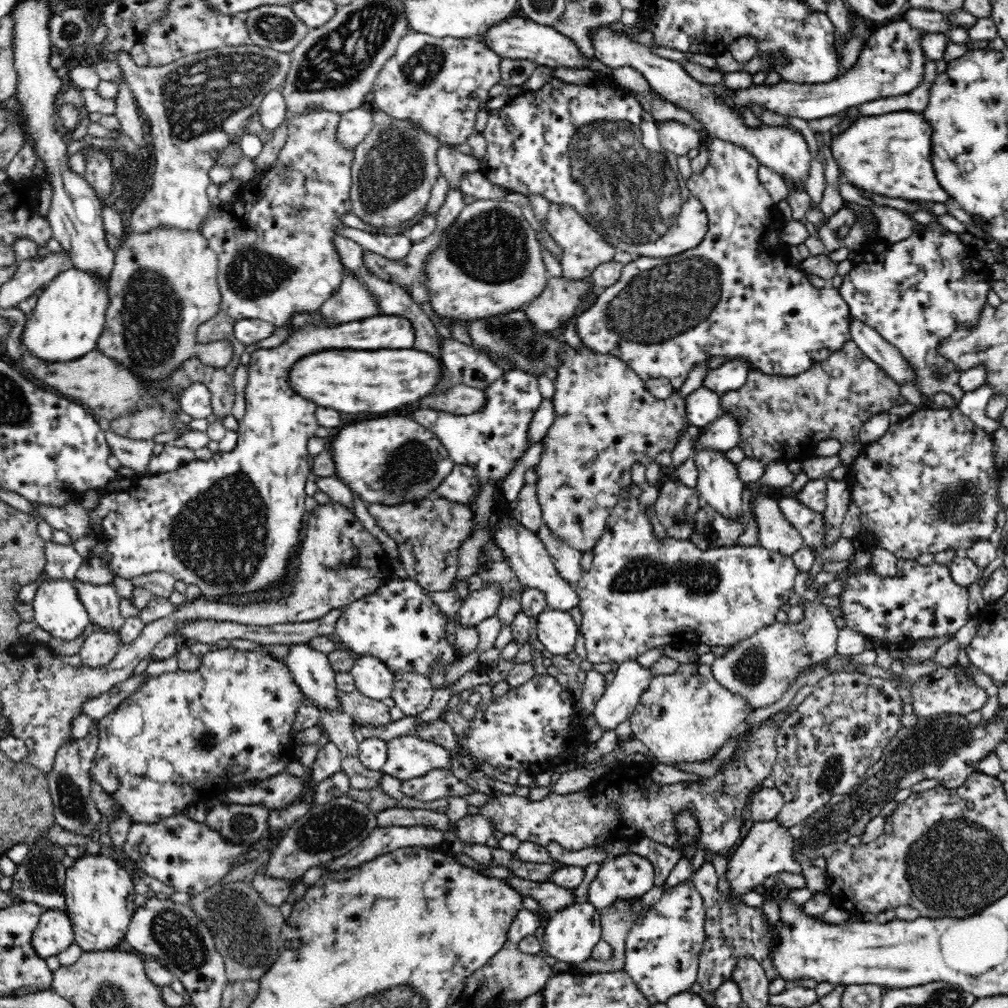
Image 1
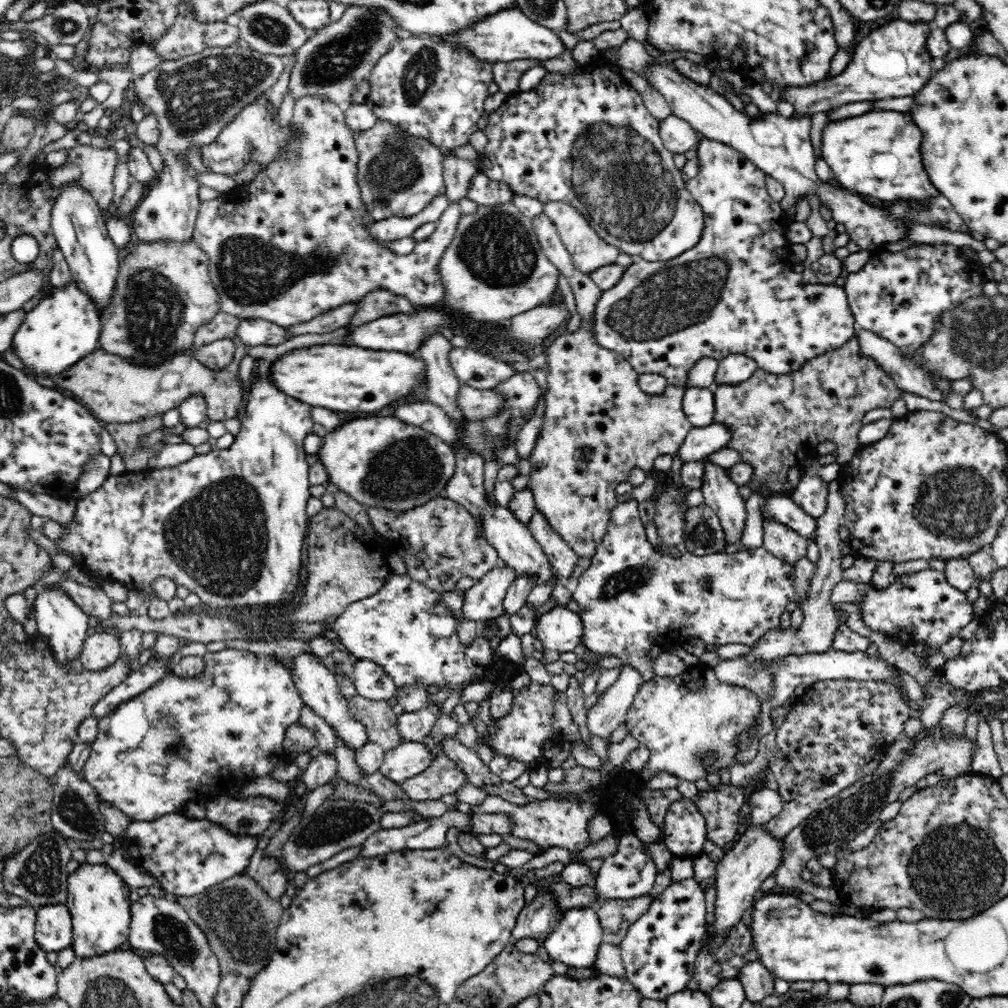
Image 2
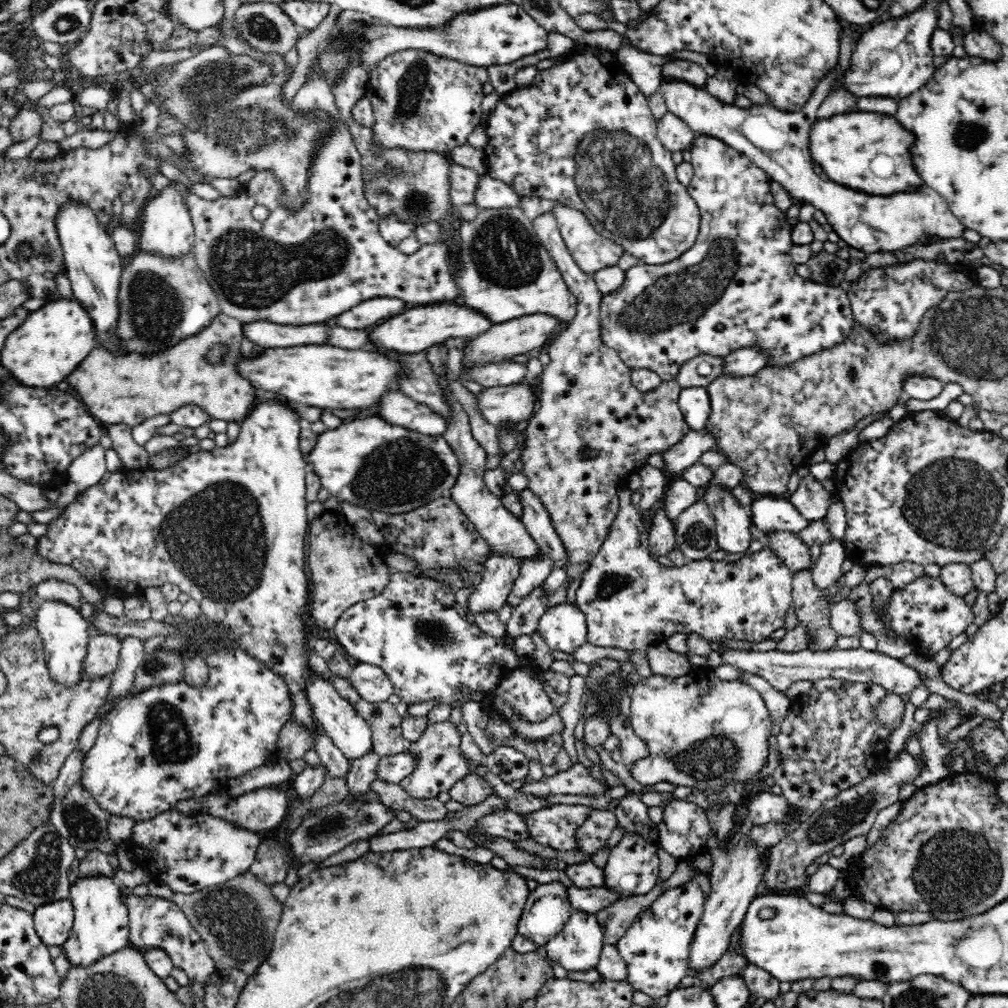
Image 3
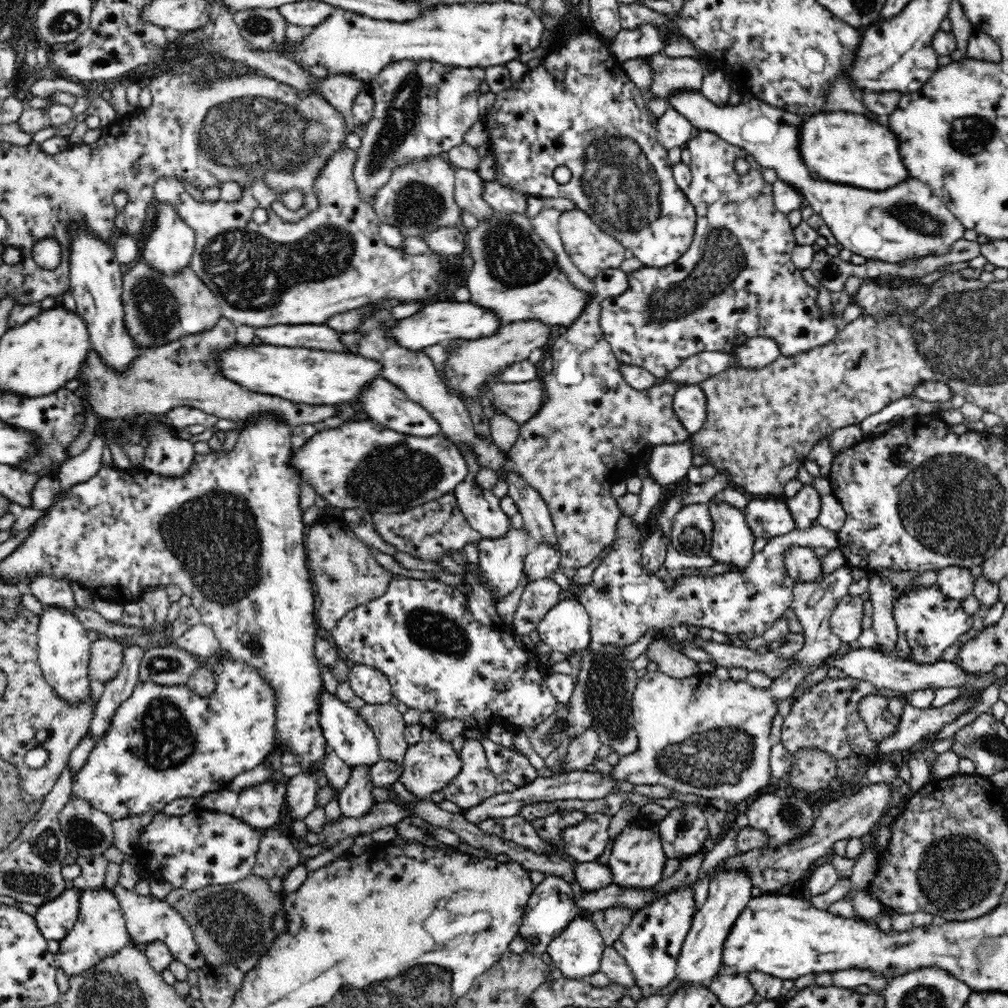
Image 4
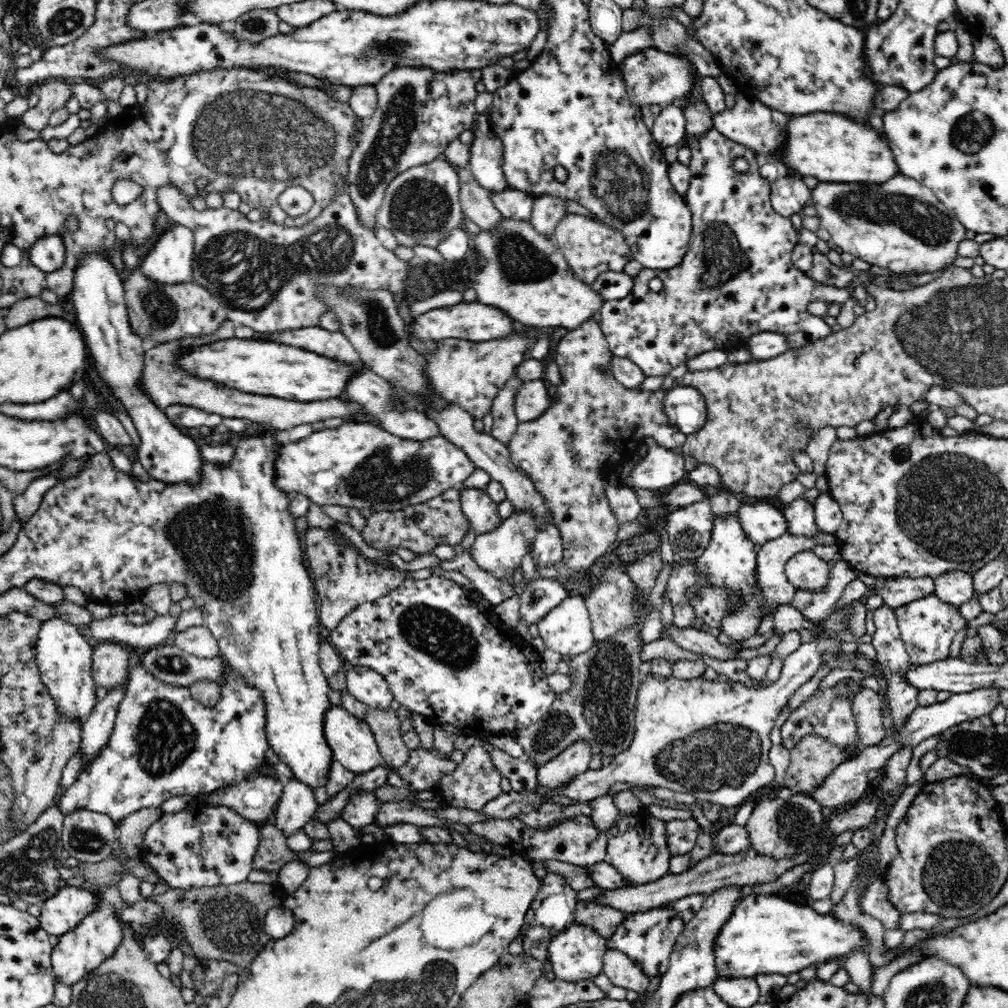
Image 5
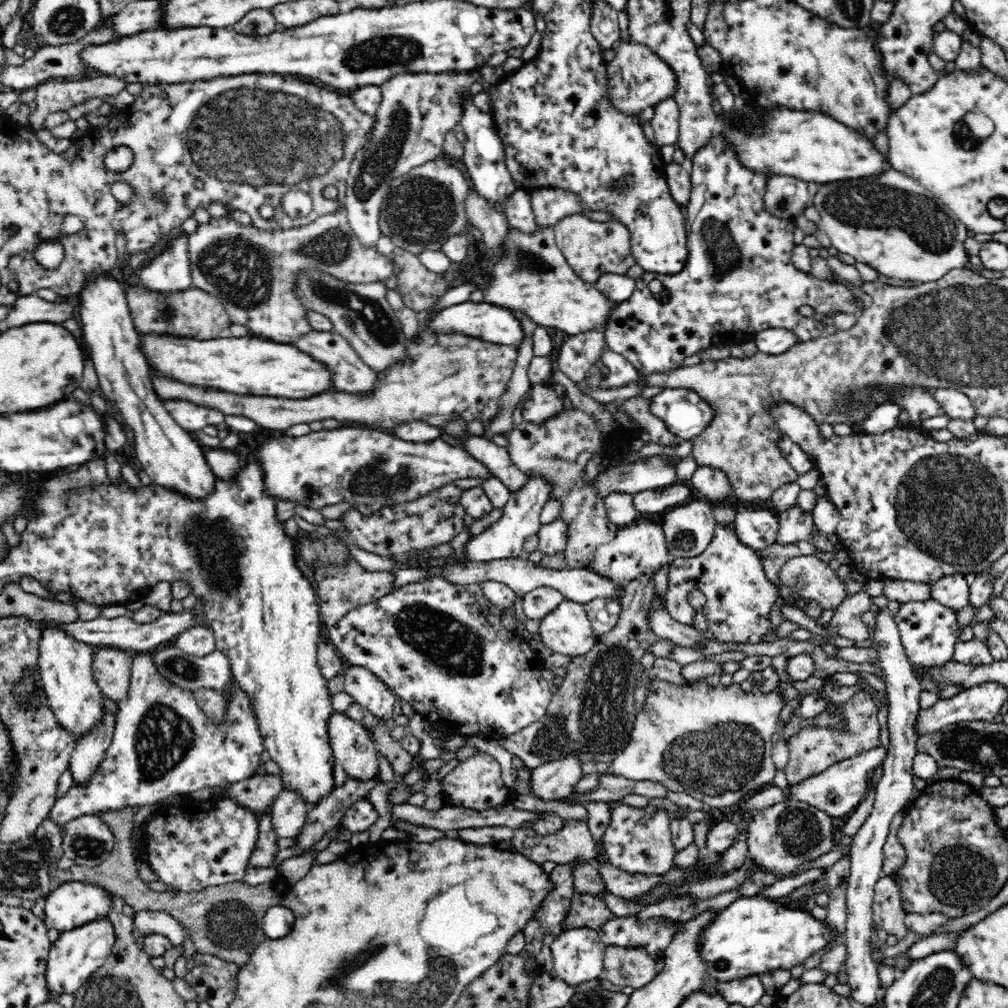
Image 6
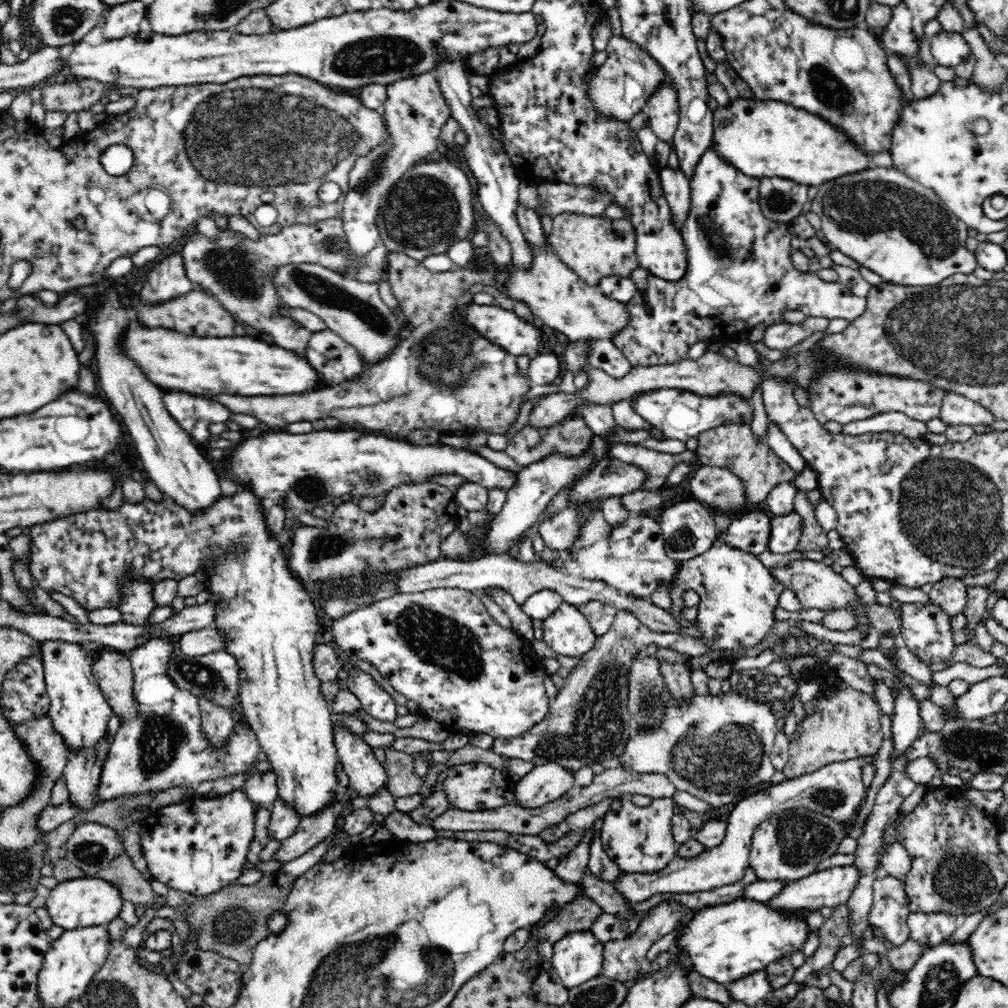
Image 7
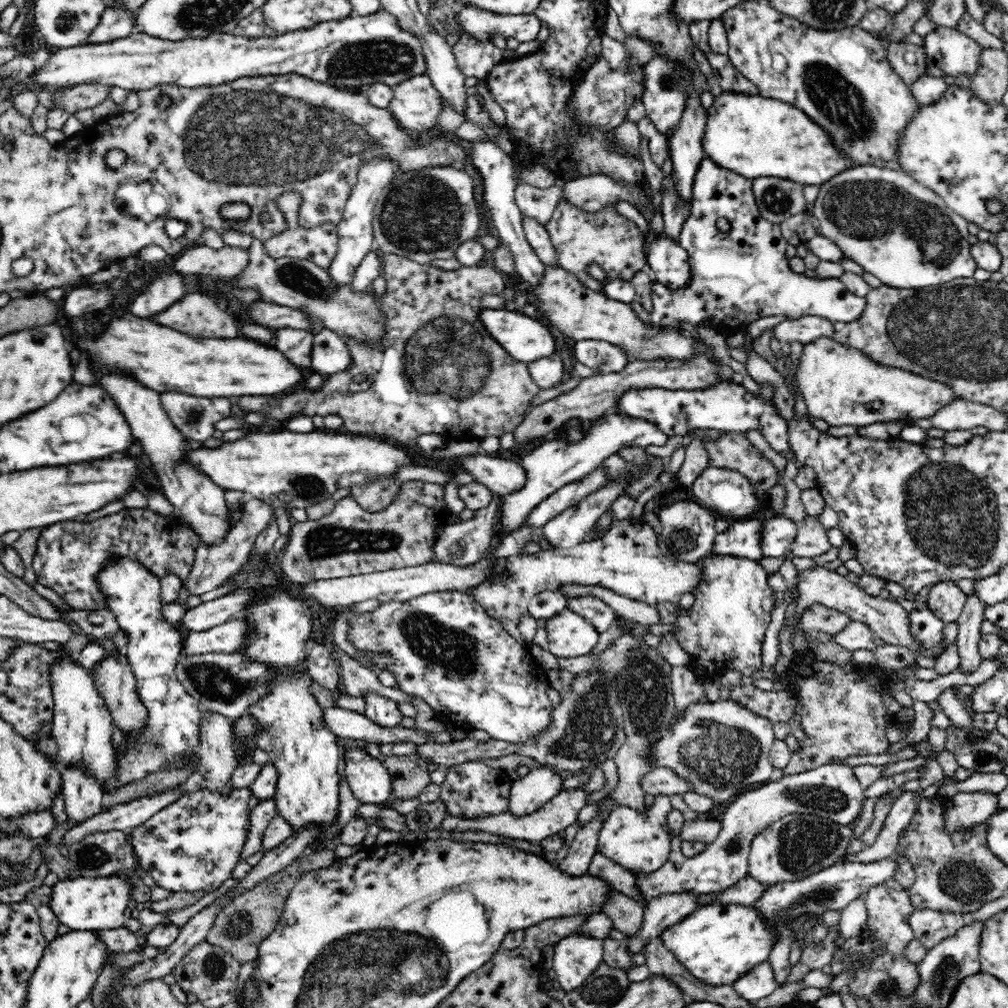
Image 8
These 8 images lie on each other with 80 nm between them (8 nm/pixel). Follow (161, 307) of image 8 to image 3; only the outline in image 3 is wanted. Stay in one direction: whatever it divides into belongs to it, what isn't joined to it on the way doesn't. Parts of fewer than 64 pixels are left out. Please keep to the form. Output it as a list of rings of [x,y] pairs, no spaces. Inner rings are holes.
[[[174,181],[171,187],[166,187],[159,193],[152,193],[152,200],[145,204],[146,208],[142,212],[142,222],[140,222],[140,248],[146,253],[164,257],[166,261],[190,254],[195,241],[195,230],[188,213],[189,208],[186,207],[185,200],[178,190],[189,192],[188,188]]]

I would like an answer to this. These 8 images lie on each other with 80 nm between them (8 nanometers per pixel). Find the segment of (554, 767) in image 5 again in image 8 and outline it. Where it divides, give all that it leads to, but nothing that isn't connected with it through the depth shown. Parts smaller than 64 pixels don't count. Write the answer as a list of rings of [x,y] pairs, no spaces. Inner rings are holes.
[[[533,767],[530,772],[511,784],[508,813],[523,817],[544,806],[560,792],[562,779],[548,768]]]

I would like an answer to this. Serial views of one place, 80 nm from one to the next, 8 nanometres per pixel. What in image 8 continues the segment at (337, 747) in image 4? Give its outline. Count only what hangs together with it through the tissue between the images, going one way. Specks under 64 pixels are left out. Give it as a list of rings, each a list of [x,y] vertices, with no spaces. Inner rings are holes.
[[[364,749],[342,750],[346,759],[345,780],[360,803],[382,805],[394,798],[390,773],[381,759],[374,758]]]

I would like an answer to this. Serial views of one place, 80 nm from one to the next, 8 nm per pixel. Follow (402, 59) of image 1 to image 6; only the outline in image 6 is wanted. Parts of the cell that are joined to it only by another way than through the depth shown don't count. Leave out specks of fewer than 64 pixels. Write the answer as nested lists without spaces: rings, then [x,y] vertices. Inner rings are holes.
[[[476,70],[470,72],[398,74],[381,86],[382,100],[375,114],[375,125],[369,136],[369,143],[360,149],[352,159],[347,178],[347,193],[345,194],[348,225],[350,225],[354,237],[360,241],[362,247],[377,246],[377,240],[381,237],[379,216],[393,180],[408,174],[410,169],[444,156],[445,134],[460,122],[462,103],[460,103],[460,95],[458,94],[469,92],[470,84],[474,84],[480,77],[480,73]]]

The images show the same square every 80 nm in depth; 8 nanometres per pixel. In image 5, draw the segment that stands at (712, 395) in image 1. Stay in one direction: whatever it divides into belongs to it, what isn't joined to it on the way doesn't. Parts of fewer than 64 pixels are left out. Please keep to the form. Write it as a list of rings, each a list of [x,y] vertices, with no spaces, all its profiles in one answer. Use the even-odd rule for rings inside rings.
[[[673,386],[664,396],[665,414],[681,434],[696,434],[704,427],[708,420],[708,410],[698,389],[691,386]]]

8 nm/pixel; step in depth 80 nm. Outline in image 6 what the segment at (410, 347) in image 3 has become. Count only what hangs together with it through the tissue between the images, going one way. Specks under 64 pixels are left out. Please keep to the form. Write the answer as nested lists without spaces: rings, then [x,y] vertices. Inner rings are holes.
[[[462,302],[442,309],[431,318],[431,327],[438,332],[461,332],[484,342],[514,347],[517,350],[525,339],[519,316],[510,309],[492,303]]]

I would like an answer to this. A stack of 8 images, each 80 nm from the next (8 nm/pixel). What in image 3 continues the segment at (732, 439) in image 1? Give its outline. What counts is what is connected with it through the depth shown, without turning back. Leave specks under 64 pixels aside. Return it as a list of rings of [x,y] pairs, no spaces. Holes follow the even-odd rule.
[[[691,431],[674,447],[658,453],[663,458],[665,465],[659,470],[666,473],[666,475],[670,475],[669,481],[677,476],[682,477],[690,466],[699,463],[700,456],[710,451],[711,447],[715,446],[715,443],[715,436],[705,434],[702,431]]]

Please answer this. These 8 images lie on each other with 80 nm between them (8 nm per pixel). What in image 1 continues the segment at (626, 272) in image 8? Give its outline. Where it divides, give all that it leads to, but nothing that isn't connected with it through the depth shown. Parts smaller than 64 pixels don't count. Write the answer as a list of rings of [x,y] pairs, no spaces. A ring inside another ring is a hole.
[[[551,203],[545,227],[563,250],[561,266],[563,276],[574,278],[576,281],[582,278],[590,278],[592,271],[604,263],[614,261],[614,255],[617,252],[615,246],[612,246],[602,235],[595,231],[589,222],[572,205],[560,205]]]

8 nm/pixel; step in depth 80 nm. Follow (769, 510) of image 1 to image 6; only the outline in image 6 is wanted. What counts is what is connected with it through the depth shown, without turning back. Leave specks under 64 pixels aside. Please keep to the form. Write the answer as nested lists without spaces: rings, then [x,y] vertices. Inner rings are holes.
[[[800,556],[788,558],[782,568],[778,570],[780,582],[793,592],[796,598],[804,599],[808,603],[818,605],[822,610],[835,610],[848,598],[846,581],[840,578],[835,570],[830,569],[827,562],[815,556]]]

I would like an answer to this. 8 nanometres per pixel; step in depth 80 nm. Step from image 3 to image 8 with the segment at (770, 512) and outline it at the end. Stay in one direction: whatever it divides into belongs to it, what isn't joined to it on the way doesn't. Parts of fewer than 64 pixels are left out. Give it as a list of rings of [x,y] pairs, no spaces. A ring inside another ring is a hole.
[[[764,517],[731,520],[726,532],[717,534],[712,551],[706,557],[730,556],[758,561],[763,557],[761,550],[763,521]]]

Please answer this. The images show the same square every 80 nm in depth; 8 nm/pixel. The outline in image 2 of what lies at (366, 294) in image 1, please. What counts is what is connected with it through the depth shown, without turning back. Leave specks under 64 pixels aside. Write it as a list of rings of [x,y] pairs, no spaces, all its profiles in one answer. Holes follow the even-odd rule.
[[[348,303],[339,306],[337,309],[330,309],[328,312],[309,320],[308,322],[297,324],[287,327],[287,332],[291,336],[298,336],[298,334],[308,334],[314,332],[314,334],[326,334],[326,332],[332,332],[340,326],[346,326],[352,318],[352,314],[356,312],[356,306],[358,303]]]

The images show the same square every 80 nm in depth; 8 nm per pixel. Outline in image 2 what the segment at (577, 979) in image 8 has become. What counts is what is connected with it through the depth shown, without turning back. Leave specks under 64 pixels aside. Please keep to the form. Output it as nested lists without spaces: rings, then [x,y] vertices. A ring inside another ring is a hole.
[[[574,908],[567,910],[558,924],[558,928],[550,933],[543,942],[541,950],[544,956],[552,962],[561,962],[568,968],[594,968],[598,958],[598,950],[603,944],[602,926],[595,908]]]

